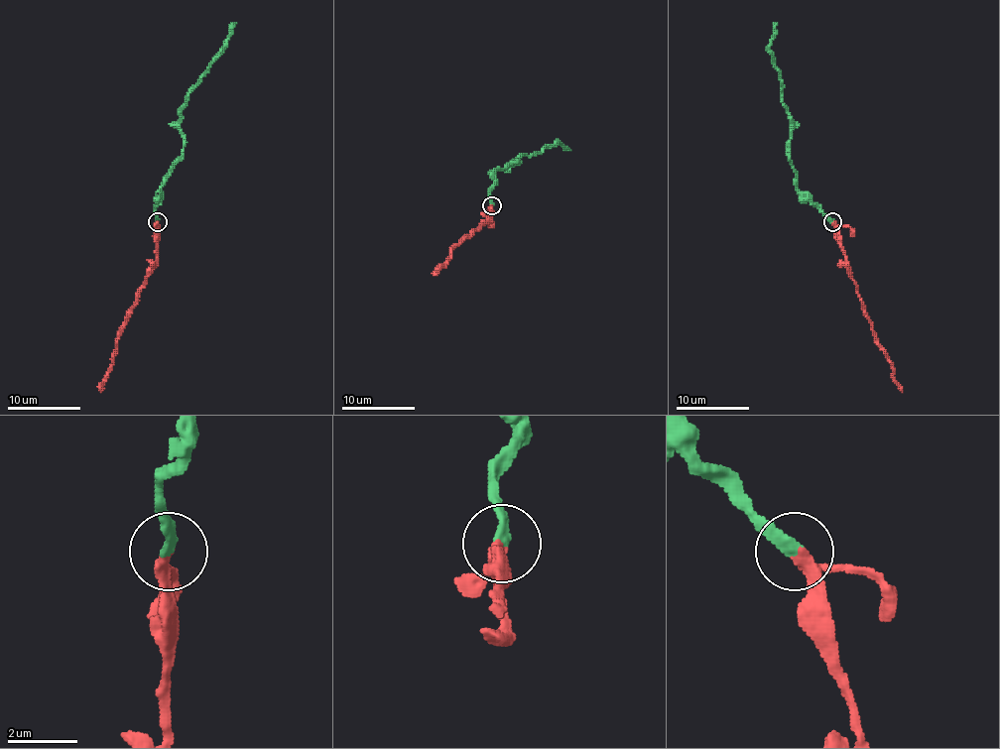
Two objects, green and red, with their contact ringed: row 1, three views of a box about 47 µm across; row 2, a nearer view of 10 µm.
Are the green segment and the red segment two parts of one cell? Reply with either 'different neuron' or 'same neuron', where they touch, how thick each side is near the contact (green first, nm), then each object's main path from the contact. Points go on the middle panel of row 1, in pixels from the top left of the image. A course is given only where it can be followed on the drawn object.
same neuron | (491, 205) | 320/260 nm | green via (492, 205), (490, 187), (495, 170), (518, 163), (514, 163), (521, 156), (538, 154), (555, 143), (570, 150) | red via (492, 205), (490, 218), (451, 251), (435, 275)

